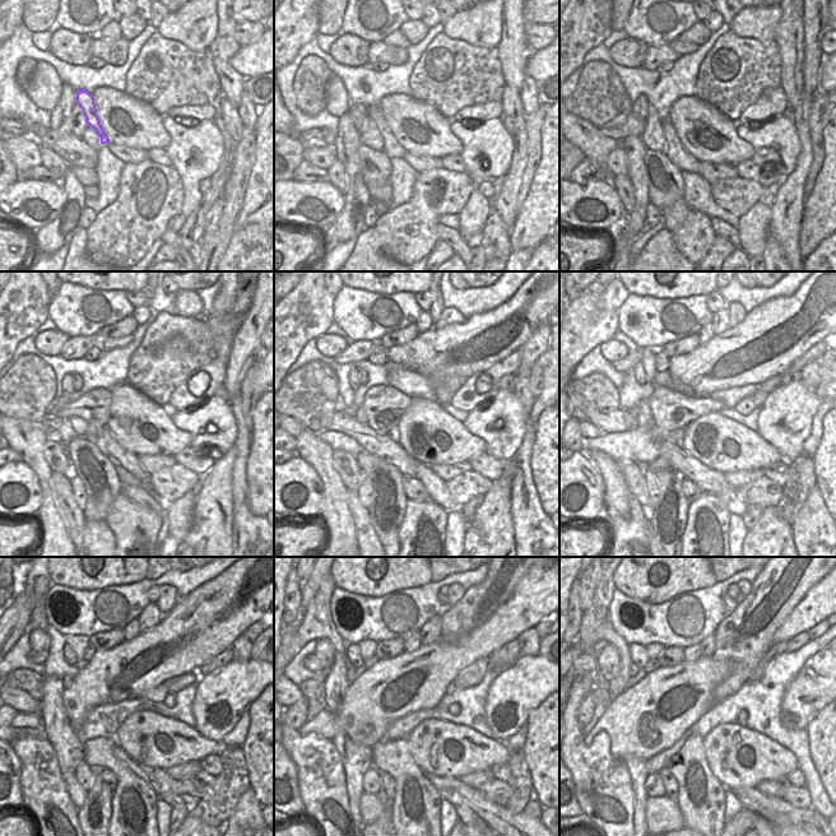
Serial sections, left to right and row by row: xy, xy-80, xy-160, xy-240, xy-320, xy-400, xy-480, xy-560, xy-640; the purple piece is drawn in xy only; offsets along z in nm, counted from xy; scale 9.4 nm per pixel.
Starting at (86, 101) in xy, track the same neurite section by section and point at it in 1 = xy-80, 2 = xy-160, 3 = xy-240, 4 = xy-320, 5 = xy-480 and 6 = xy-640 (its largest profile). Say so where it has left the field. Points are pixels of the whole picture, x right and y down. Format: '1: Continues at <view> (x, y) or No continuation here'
1: Continues at xy-80 (391, 148)
2: Continues at xy-160 (674, 151)
3: Continues at xy-240 (106, 442)
4: Continues at xy-320 (436, 487)
5: Continues at xy-480 (170, 798)
6: Continues at xy-640 (756, 816).

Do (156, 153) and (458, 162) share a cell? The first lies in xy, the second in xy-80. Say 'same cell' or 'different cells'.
same cell

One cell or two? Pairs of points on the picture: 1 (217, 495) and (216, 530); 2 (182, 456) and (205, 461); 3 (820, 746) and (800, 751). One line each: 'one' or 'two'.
1: one
2: one
3: two

